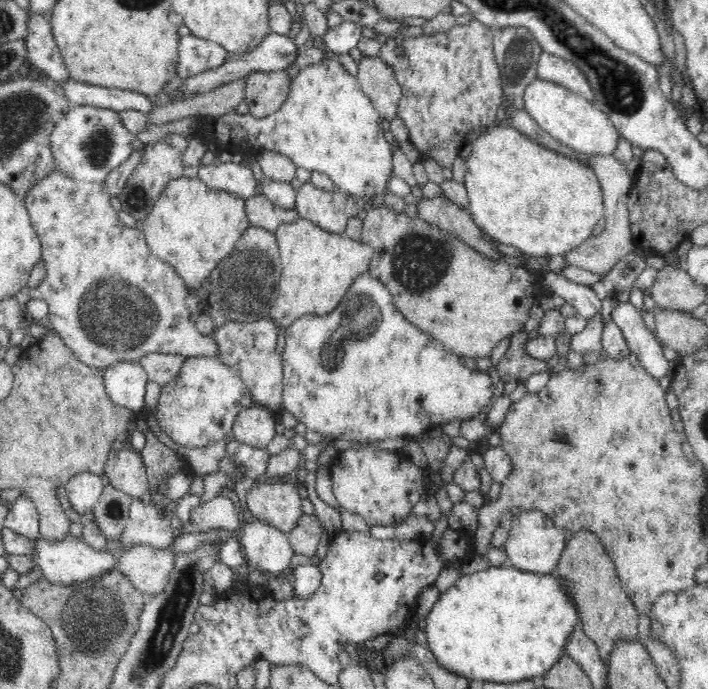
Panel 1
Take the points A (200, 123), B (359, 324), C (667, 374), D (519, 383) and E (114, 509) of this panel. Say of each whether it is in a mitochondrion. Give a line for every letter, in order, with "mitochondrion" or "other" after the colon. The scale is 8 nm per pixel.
A: other
B: mitochondrion
C: other
D: other
E: mitochondrion

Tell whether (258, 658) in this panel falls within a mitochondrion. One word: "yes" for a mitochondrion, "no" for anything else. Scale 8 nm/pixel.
no

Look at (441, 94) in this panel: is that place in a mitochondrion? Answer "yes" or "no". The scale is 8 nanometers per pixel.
no

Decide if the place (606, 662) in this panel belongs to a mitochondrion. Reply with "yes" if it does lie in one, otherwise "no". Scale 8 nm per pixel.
no

